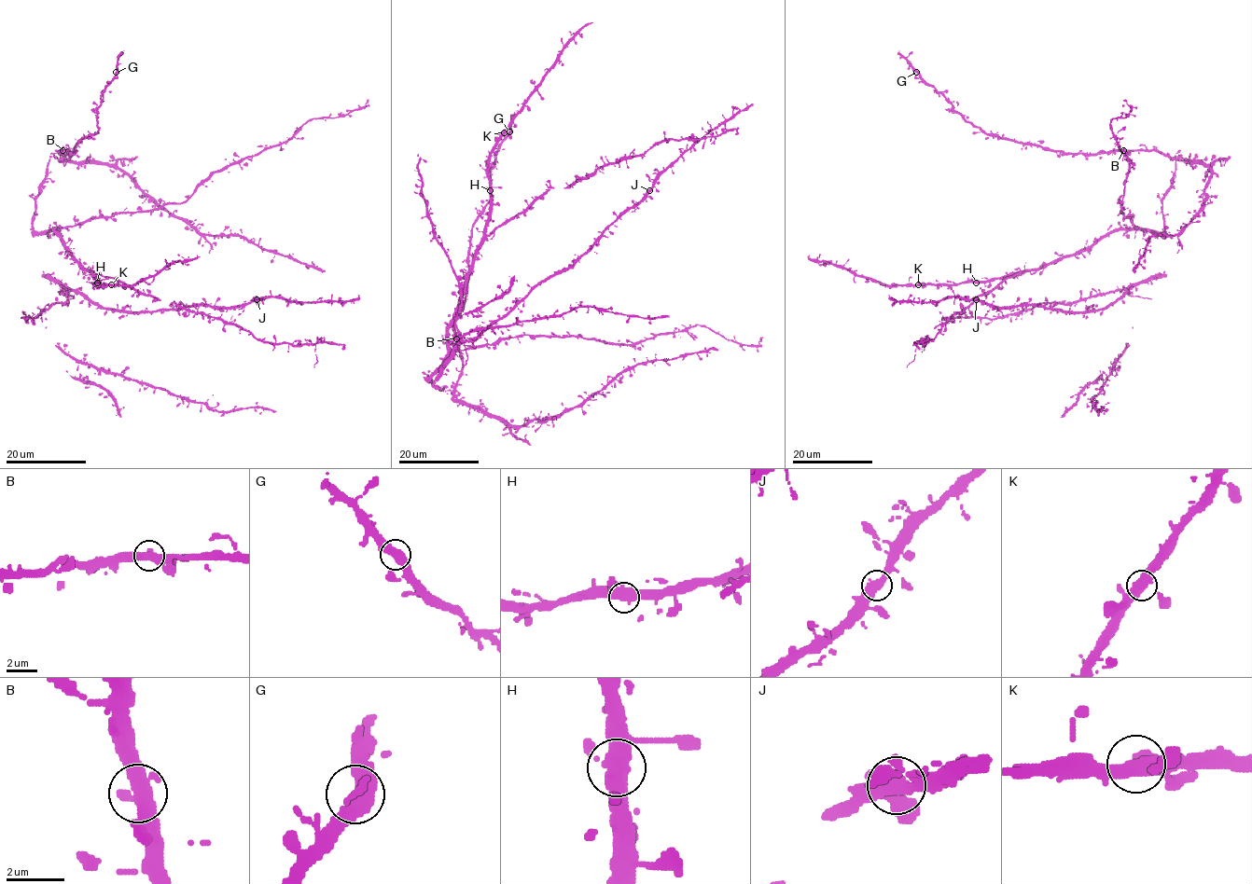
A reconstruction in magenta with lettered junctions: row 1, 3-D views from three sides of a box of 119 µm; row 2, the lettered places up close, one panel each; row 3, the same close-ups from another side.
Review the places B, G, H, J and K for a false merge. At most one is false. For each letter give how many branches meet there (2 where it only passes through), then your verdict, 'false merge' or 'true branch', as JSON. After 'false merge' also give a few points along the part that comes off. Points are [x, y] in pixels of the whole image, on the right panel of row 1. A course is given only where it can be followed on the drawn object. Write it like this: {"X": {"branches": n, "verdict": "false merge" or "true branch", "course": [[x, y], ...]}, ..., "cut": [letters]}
{"B": {"branches": 2, "verdict": "true branch"}, "G": {"branches": 2, "verdict": "true branch"}, "H": {"branches": 2, "verdict": "true branch"}, "J": {"branches": 2, "verdict": "true branch"}, "K": {"branches": 2, "verdict": "true branch"}, "cut": []}

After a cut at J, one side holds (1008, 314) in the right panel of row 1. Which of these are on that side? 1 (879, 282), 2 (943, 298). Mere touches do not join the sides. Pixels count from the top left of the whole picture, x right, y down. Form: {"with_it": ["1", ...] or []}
{"with_it": ["1"]}

